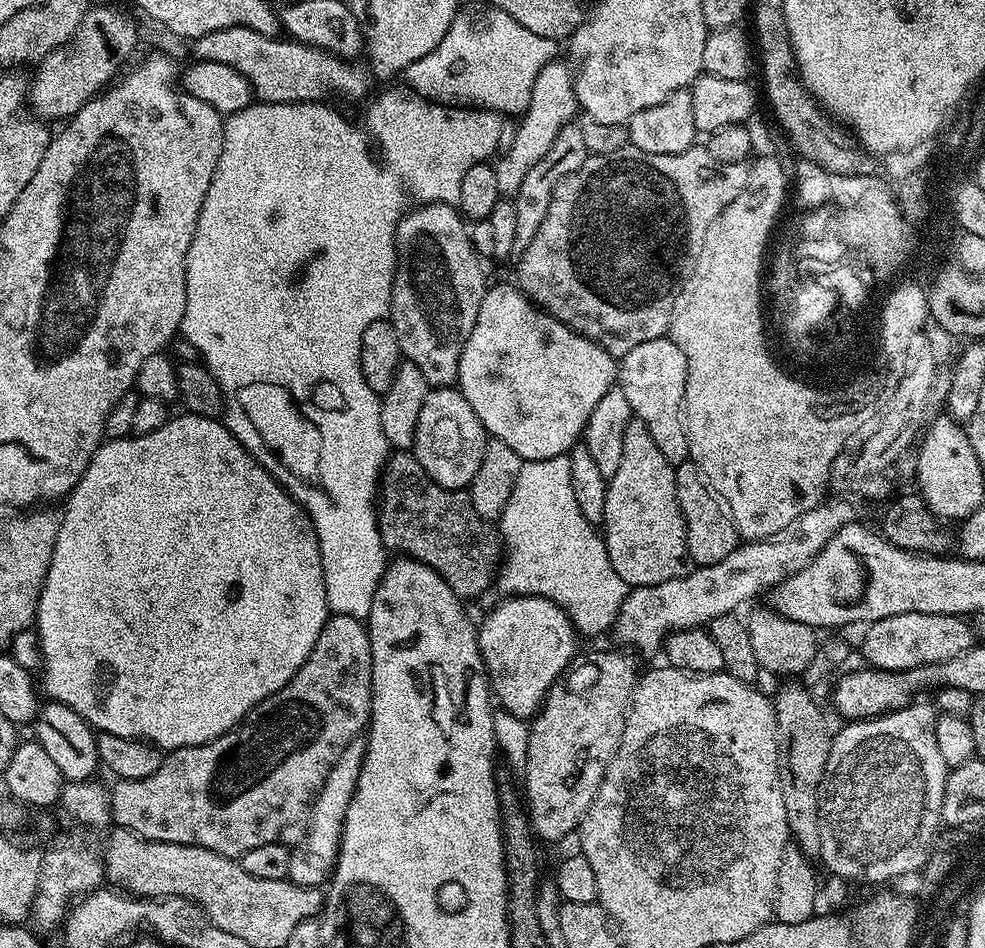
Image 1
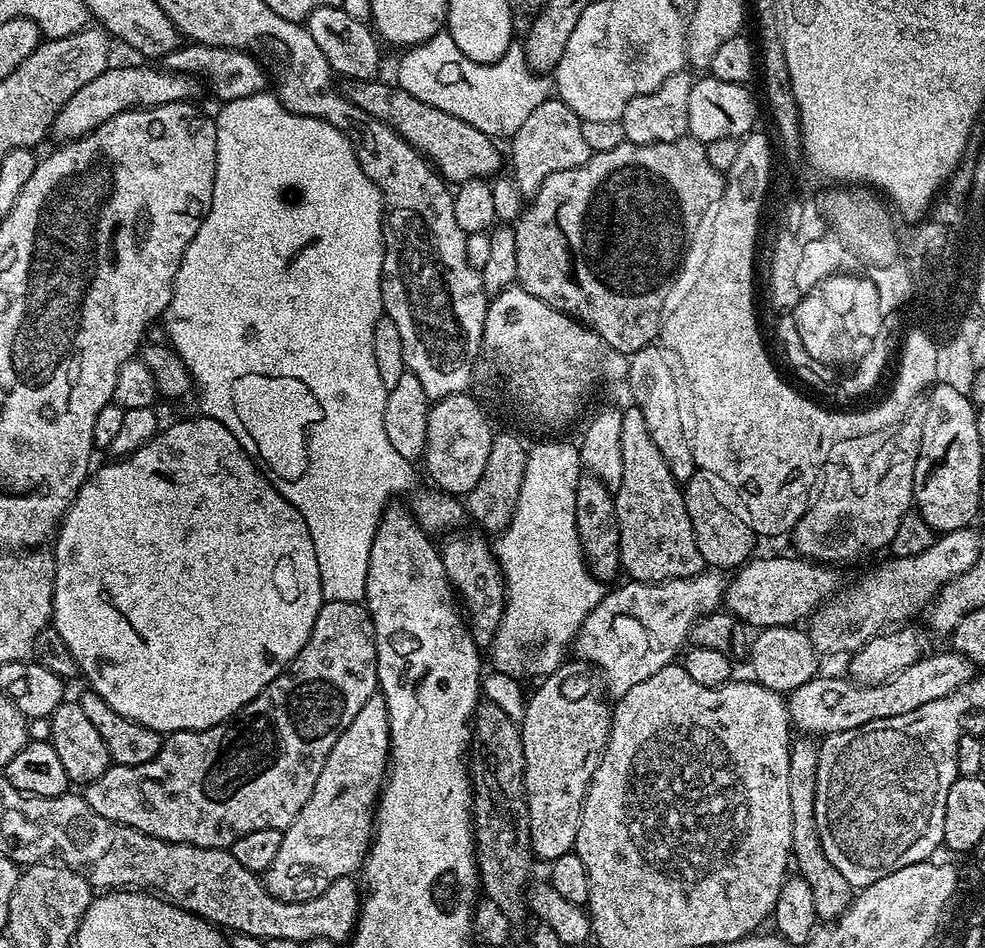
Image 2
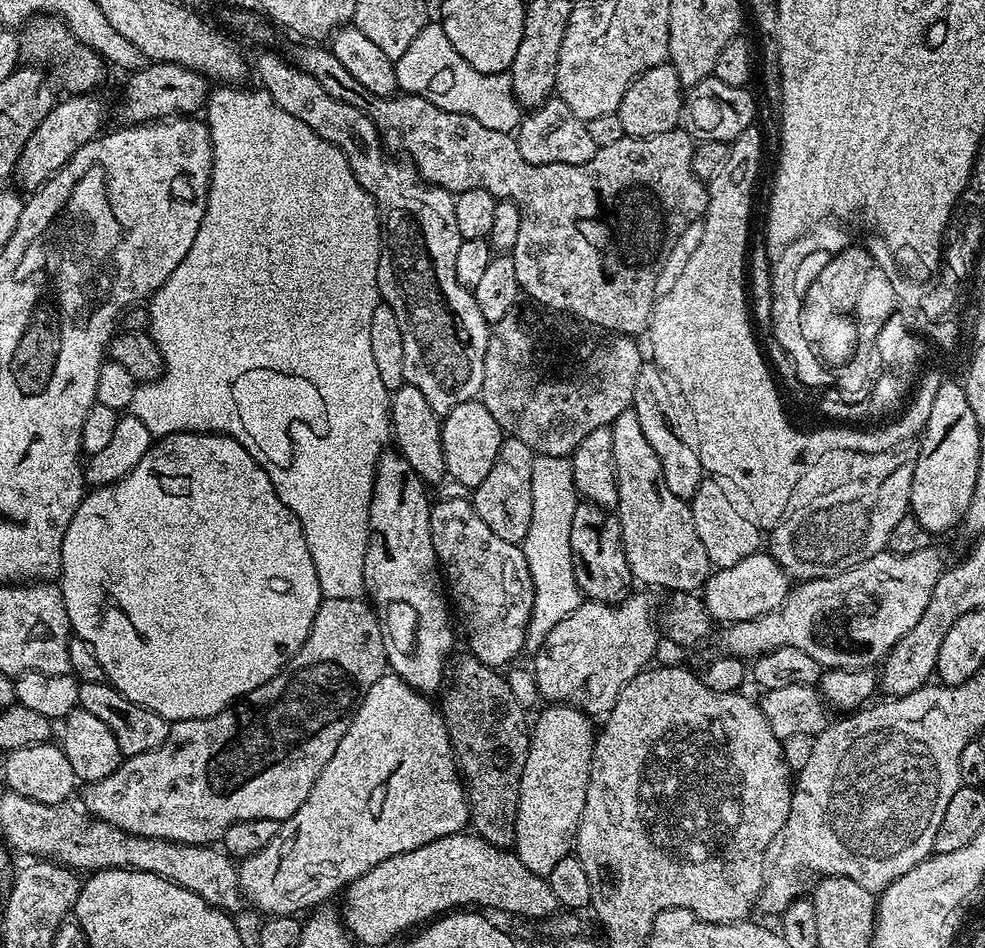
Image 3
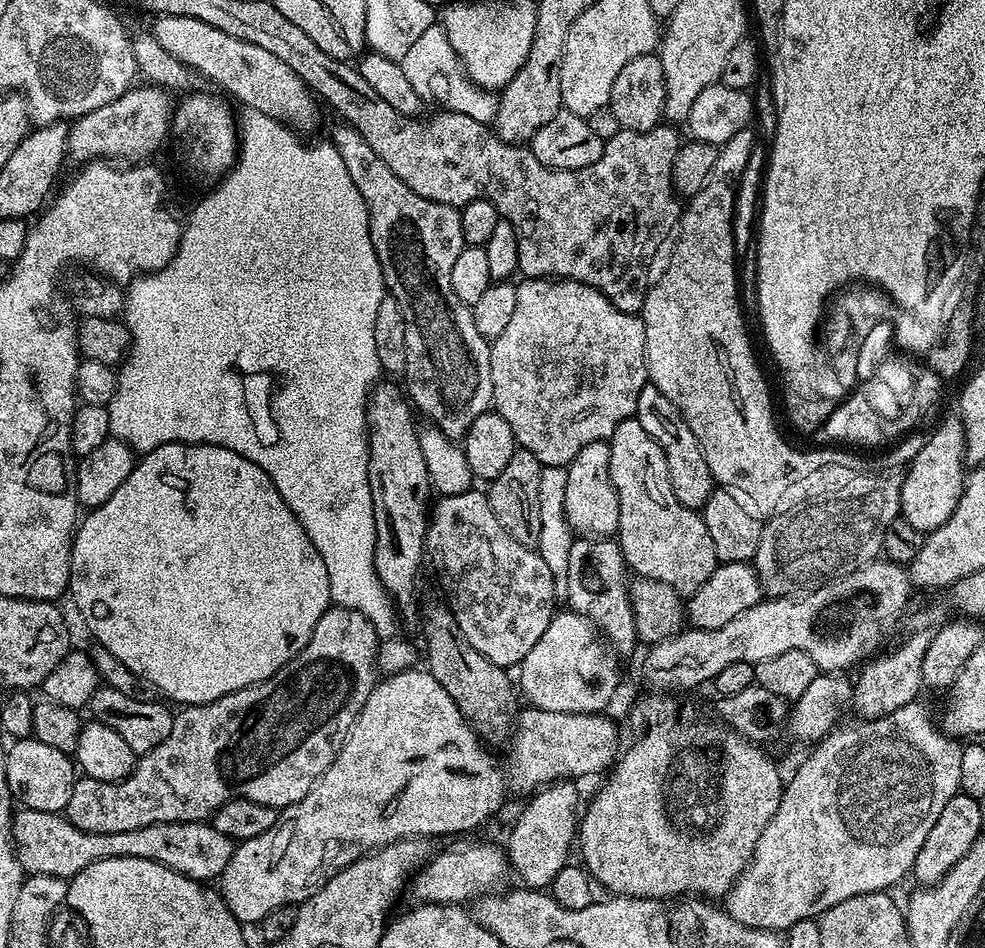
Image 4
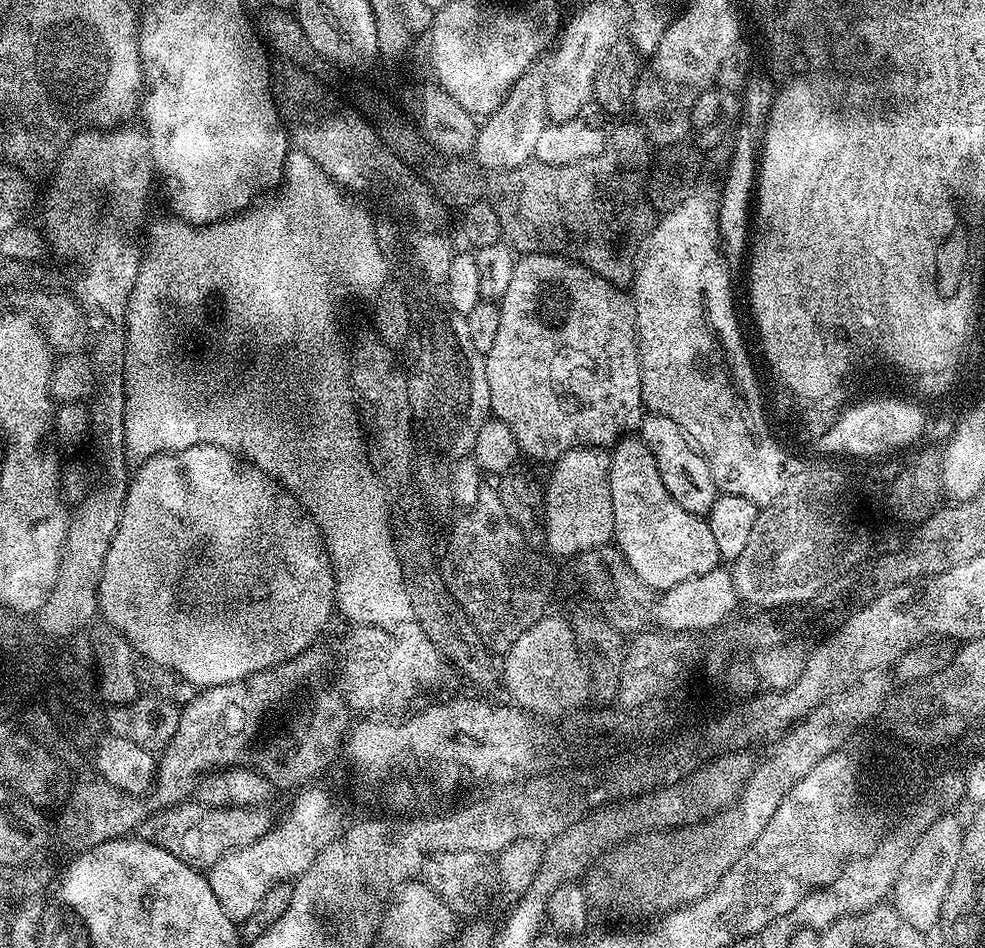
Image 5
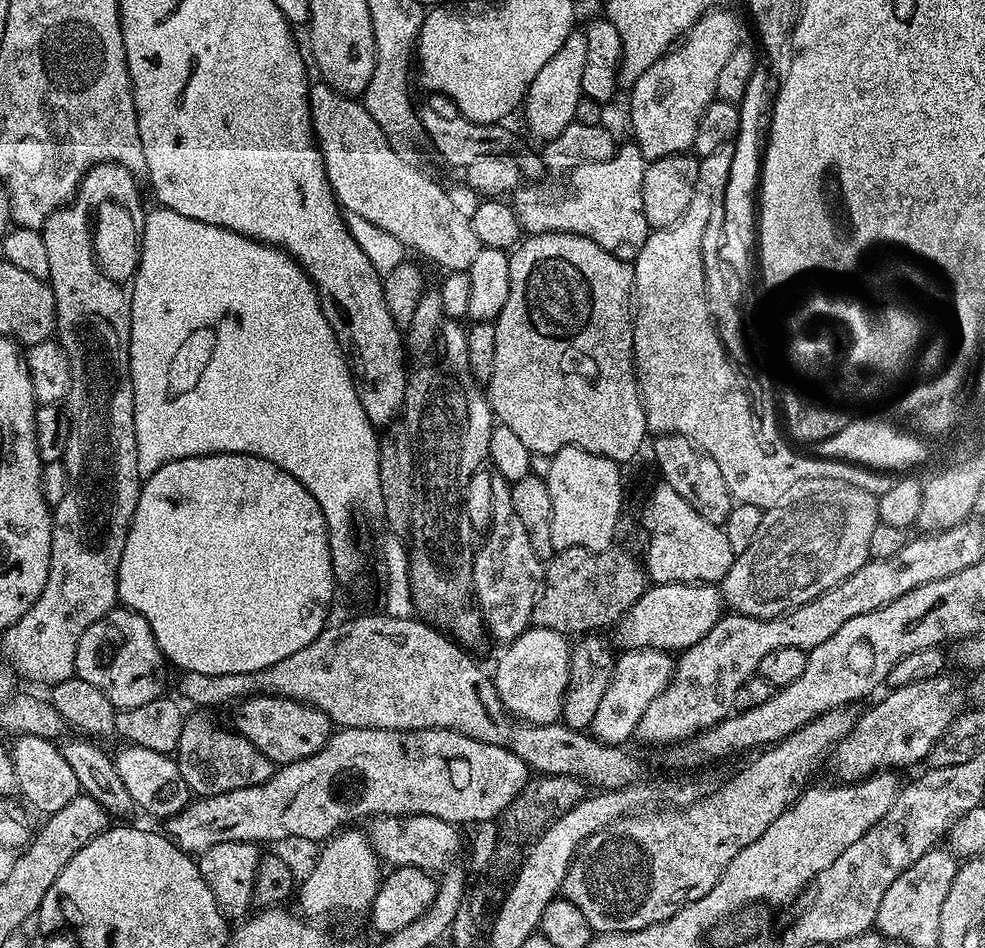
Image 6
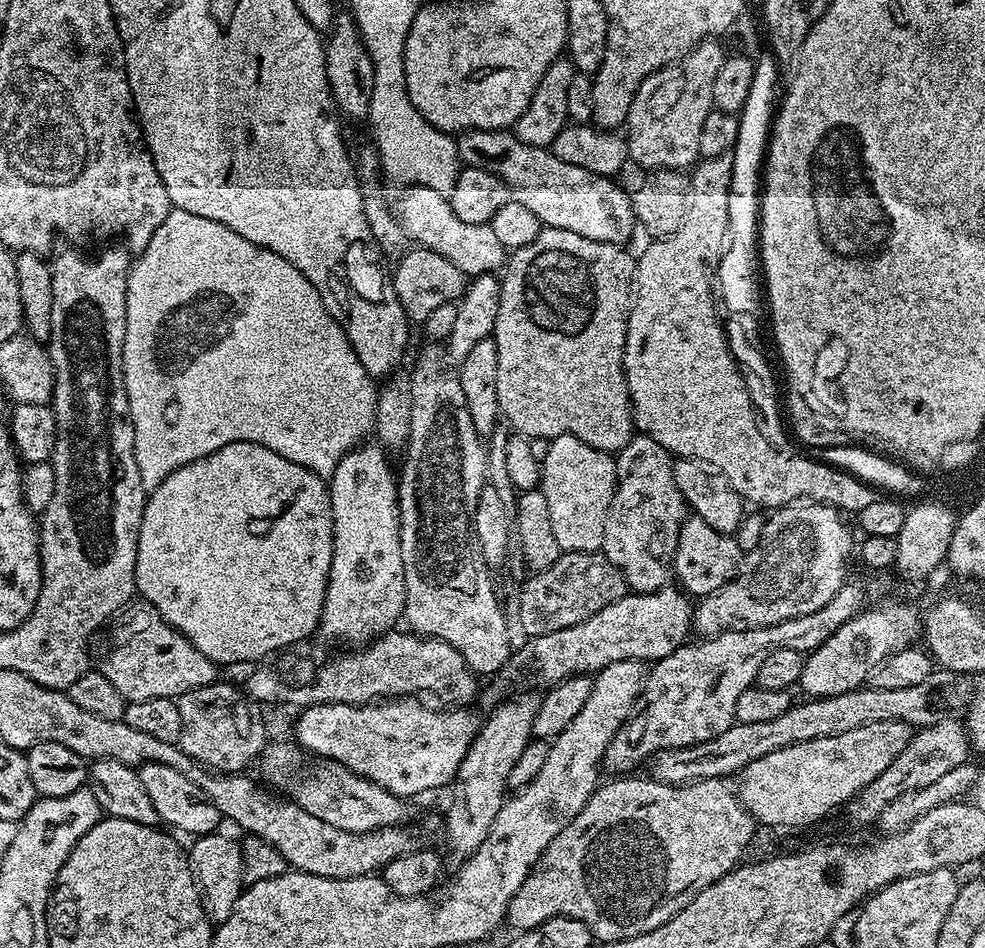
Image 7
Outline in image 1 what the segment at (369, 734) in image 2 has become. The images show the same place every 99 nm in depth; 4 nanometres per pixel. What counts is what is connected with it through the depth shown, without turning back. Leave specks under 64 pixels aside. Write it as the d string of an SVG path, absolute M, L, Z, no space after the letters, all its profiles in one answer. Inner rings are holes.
M357 738L346 746L346 750L334 762L326 782L321 786L316 800L312 804L312 819L308 822L308 830L299 844L292 848L290 854L290 870L288 879L307 888L323 885L331 877L336 866L336 856L340 853L340 835L344 829L346 810L350 806L350 798L354 798L354 790L358 786L358 774L364 761L366 744Z

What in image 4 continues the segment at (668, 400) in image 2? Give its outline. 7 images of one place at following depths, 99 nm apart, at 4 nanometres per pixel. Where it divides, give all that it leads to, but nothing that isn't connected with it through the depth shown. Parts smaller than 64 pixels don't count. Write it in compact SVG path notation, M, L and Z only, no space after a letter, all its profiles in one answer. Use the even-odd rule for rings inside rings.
M649 382L638 394L634 419L642 422L646 434L650 434L650 438L654 438L654 442L662 446L662 454L666 454L666 470L670 474L674 498L678 498L678 502L682 502L682 506L687 508L703 509L708 495L714 491L714 481L710 466L706 466L706 458L698 438L694 438L694 430L690 430L688 423L680 416L680 411Z

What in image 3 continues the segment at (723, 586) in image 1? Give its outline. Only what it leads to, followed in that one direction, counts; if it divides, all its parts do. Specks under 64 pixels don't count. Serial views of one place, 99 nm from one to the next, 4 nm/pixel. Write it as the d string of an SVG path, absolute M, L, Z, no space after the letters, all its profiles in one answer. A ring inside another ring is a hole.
M633 594L622 604L600 604L596 600L581 602L578 610L558 622L546 638L543 648L535 653L536 688L548 702L571 704L593 718L603 717L618 702L622 690L639 672L653 663L652 655L662 641L657 609L652 609L648 596Z

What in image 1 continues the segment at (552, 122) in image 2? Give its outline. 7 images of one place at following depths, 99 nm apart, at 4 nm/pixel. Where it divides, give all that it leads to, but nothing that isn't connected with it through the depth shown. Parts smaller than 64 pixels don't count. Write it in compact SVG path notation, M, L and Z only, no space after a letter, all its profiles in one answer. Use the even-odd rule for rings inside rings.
M573 122L562 129L558 138L554 138L554 142L551 143L550 150L546 150L546 154L538 158L538 164L530 170L530 174L522 178L522 186L514 194L518 215L514 217L513 253L519 254L526 246L530 246L534 234L538 234L538 226L542 226L542 218L546 218L550 210L550 198L558 182L562 182L562 178L580 169L588 161L589 155L590 153L586 150L586 141L582 139L580 125Z

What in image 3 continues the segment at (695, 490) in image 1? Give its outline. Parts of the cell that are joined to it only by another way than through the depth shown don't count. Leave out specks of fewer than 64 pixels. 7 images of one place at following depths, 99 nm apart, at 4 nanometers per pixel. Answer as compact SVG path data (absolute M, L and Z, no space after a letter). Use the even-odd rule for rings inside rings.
M706 478L698 486L690 502L694 530L698 530L698 538L702 538L702 546L706 546L706 558L713 569L738 566L742 558L750 558L750 554L761 551L762 548L759 532L761 529L757 521L752 518L747 520L736 509L736 504L728 497L727 491L729 492L729 489L719 479Z

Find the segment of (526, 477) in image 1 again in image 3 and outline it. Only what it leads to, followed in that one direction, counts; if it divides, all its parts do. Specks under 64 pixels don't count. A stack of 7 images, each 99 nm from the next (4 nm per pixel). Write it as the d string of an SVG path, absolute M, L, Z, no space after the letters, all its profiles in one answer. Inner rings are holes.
M537 456L532 479L534 514L530 518L530 530L523 542L524 557L530 566L530 578L534 582L534 610L528 623L525 649L535 654L543 648L550 630L564 618L574 614L582 602L582 593L574 578L574 562L570 550L570 522L574 522L574 510L578 493L574 486L572 462L566 456Z

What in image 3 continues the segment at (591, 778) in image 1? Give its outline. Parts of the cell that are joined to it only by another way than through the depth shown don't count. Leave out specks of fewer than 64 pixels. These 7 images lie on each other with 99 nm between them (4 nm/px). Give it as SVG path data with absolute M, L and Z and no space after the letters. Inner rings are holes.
M553 703L530 728L528 757L520 783L514 851L526 870L534 870L534 874L545 878L562 858L570 855L576 842L598 735L597 725L592 724L595 724L593 717L588 713L571 704Z

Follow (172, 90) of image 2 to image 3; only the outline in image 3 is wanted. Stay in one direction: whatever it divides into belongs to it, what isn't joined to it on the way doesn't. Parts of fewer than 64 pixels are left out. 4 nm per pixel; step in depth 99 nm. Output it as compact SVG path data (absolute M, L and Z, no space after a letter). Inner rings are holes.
M96 94L65 95L63 97L65 100L57 99L53 103L50 114L46 114L46 118L42 118L42 122L38 122L38 130L34 130L34 134L30 134L26 146L22 146L22 154L18 154L14 173L15 183L20 183L25 188L25 193L31 194L43 186L55 172L62 170L62 166L66 166L66 162L83 144L88 144L101 135L102 129L105 127L105 125L103 126L104 104L98 97L99 95Z

